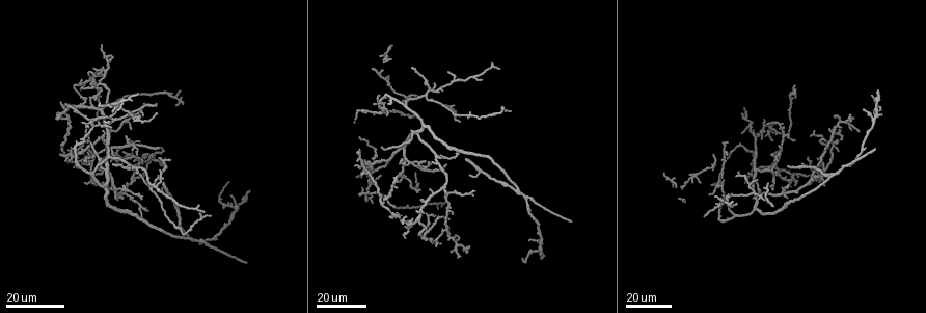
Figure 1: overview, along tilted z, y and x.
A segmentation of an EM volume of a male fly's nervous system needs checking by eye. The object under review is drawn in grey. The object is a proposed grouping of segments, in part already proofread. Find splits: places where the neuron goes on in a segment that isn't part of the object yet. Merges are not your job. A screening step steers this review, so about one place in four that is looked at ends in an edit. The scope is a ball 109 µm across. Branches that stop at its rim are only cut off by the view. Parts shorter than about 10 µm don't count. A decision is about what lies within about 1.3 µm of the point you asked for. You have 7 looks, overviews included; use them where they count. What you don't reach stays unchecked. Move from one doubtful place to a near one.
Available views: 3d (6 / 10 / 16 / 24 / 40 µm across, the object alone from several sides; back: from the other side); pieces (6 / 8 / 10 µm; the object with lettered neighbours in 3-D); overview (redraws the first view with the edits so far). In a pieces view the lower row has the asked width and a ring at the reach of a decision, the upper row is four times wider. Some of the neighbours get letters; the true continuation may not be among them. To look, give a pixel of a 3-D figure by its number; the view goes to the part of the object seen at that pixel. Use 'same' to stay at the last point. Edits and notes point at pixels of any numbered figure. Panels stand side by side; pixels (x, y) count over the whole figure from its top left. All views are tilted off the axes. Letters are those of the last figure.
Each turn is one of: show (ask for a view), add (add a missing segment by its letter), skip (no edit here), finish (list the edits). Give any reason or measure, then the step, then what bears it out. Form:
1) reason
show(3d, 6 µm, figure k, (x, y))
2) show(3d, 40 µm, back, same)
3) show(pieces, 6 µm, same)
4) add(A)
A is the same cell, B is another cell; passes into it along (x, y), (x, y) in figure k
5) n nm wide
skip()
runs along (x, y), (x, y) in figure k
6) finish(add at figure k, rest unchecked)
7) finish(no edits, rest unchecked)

long arm stops here
show(3d, 24 µm, figure 1, (447, 163))

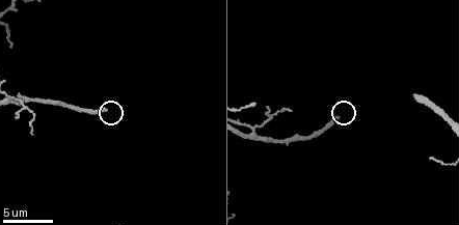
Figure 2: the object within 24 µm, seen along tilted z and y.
show(pieces, 8 µm, figure 2, (105, 111))

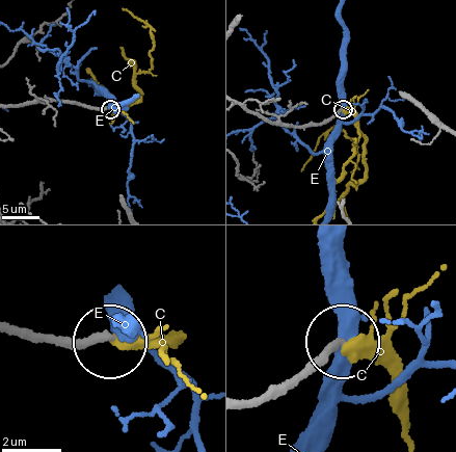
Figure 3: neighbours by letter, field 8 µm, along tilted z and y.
add(C)
C is the same cell, E is another cell; it goes on there

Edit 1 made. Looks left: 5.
show(overview)

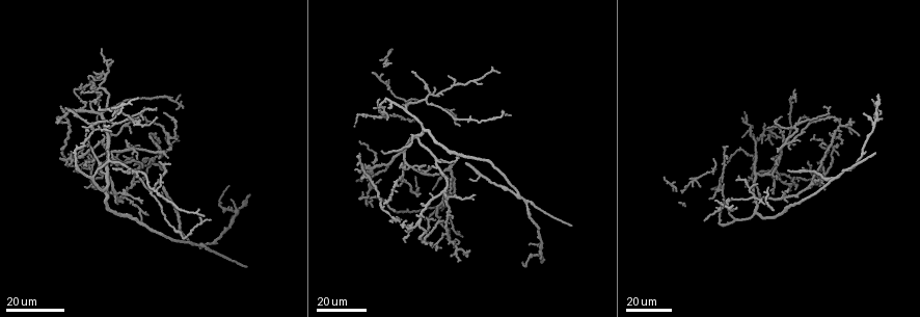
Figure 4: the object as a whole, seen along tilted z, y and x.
an open end
show(3d, 40 µm, figure 4, (787, 171))

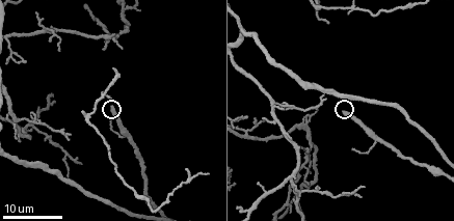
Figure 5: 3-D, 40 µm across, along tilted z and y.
show(pieces, 8 µm, figure 5, (343, 112))

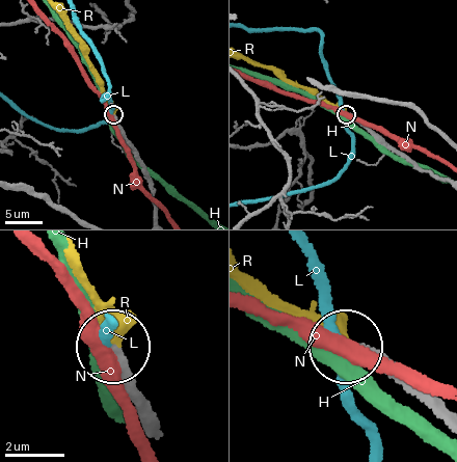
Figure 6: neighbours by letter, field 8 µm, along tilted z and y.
add(R)
R is the same cell, H, L and N are other cells; the neuron continues

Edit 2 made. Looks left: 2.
thin end
show(3d, 40 µm, figure 4, (423, 204))

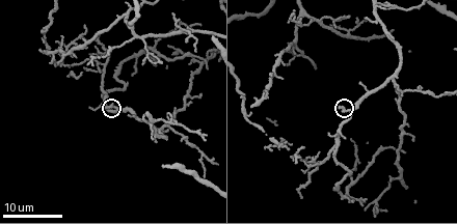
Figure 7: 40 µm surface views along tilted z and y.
see the neighbours
show(pieces, 6 µm, figure 7, (340, 108))

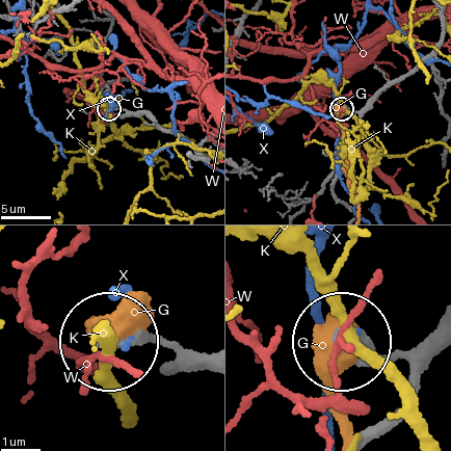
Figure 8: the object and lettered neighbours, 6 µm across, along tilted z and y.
skip()
G, K, W and X are other cells; no lettered segment goes on from it

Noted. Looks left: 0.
finish(add at figure 3, add at figure 6, rest unchecked)

